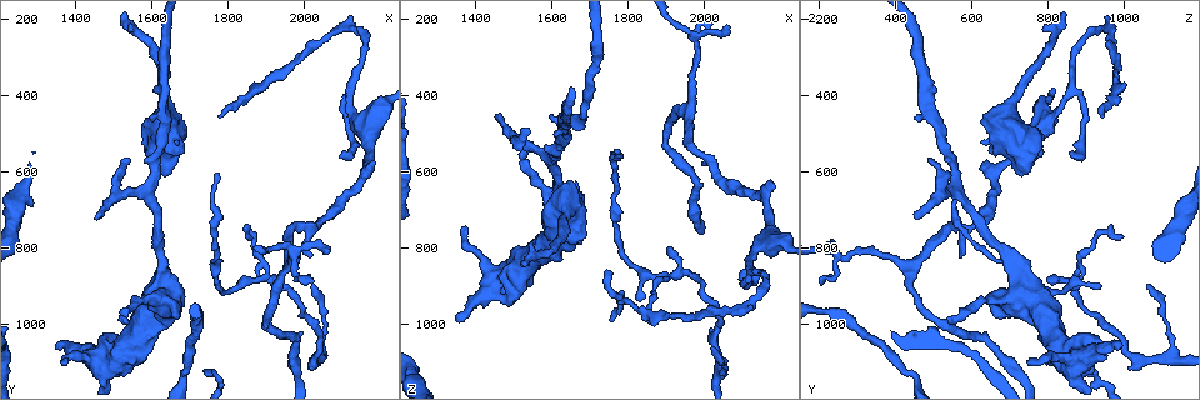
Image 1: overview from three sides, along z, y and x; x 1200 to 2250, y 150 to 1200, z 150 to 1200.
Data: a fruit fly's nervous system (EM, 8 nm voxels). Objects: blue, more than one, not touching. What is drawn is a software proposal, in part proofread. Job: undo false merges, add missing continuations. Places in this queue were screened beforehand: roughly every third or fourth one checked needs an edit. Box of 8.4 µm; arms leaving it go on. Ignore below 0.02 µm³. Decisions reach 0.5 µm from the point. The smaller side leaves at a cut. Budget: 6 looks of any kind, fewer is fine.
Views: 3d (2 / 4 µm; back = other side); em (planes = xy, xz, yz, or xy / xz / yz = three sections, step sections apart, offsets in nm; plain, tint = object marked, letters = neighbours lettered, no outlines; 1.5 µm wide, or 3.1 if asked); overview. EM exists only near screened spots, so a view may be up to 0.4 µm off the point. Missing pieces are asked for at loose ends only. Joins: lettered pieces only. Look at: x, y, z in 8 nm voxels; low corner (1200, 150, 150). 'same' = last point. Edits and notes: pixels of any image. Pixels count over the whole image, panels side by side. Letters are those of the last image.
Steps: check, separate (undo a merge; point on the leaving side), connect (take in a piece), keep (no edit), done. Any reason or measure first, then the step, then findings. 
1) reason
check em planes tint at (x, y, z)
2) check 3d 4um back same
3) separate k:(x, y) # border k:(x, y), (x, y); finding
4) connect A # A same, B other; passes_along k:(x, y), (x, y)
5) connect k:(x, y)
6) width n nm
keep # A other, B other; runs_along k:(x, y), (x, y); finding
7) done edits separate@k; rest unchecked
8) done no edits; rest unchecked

branch stops here
check em yz step 8 tint at (1460, 720, 455)

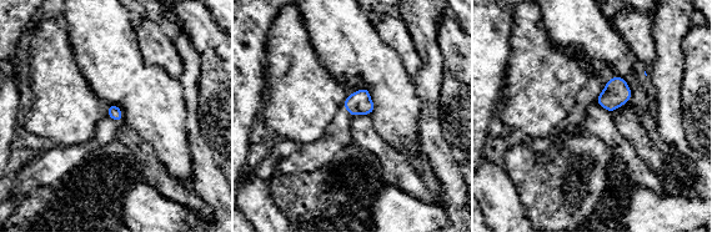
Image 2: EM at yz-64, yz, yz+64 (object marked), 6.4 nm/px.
check em planes letters same

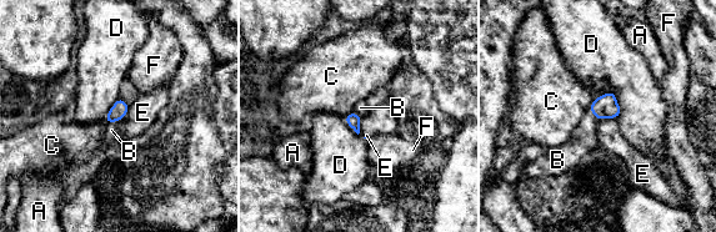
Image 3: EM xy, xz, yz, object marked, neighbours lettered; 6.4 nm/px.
width 90 nm
connect B # A other, B same, C other, D other, E other, F other; passes_along 3:(119, 110), (113, 121), (111, 130); it goes on there

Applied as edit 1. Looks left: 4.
redraw
check overview

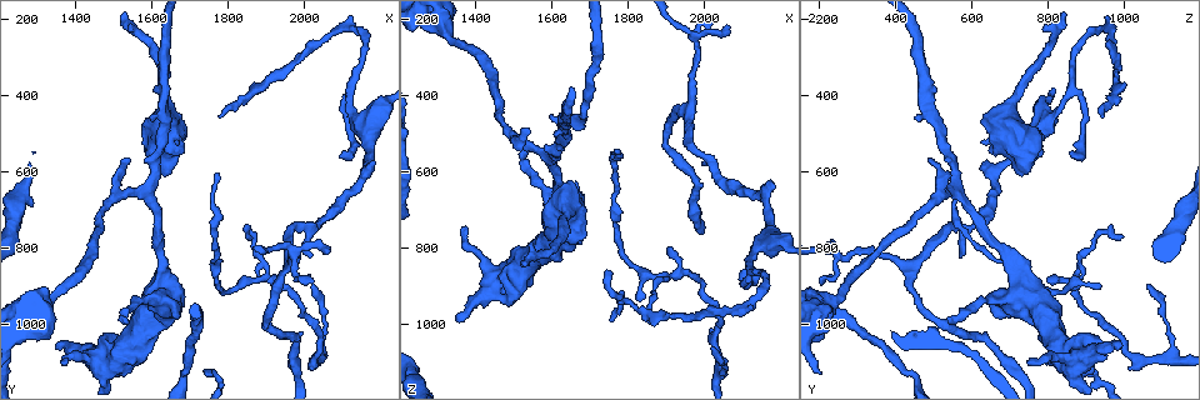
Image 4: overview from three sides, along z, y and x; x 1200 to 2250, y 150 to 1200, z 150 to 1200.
thin end
check 3d 4um at (1770, 610, 555)

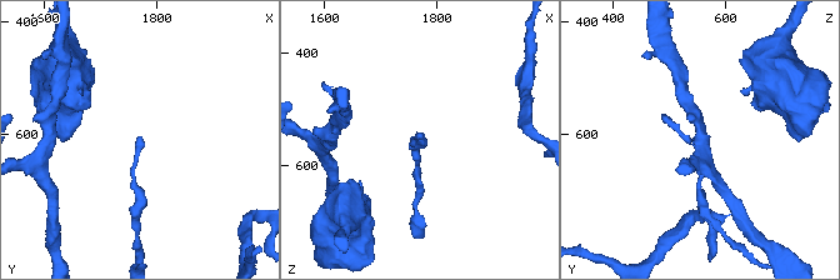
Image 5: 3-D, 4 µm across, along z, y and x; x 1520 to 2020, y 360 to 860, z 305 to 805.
check em yz step 8 letters at (1770, 600, 550)

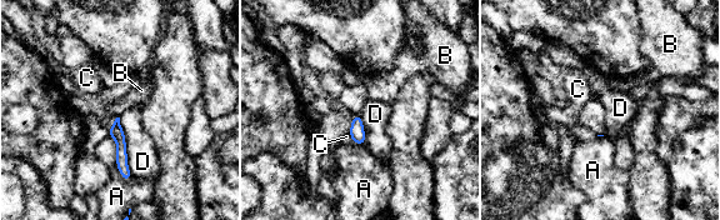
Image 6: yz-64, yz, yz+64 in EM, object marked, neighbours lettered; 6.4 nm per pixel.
cut it another way
check em planes letters same

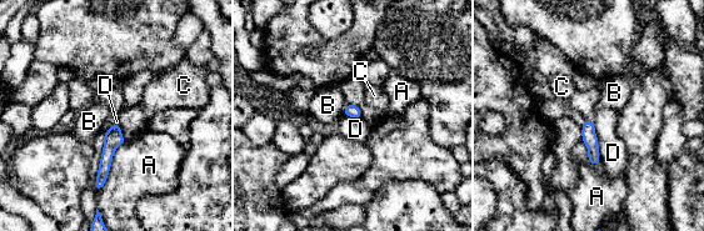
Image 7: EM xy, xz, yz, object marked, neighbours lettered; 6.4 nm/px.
keep # A other, B other, C other, D other; border 7:(346, 104), (341, 114); no lettered piece goes on from it

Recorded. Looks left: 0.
done edits connect@3; rest unchecked

